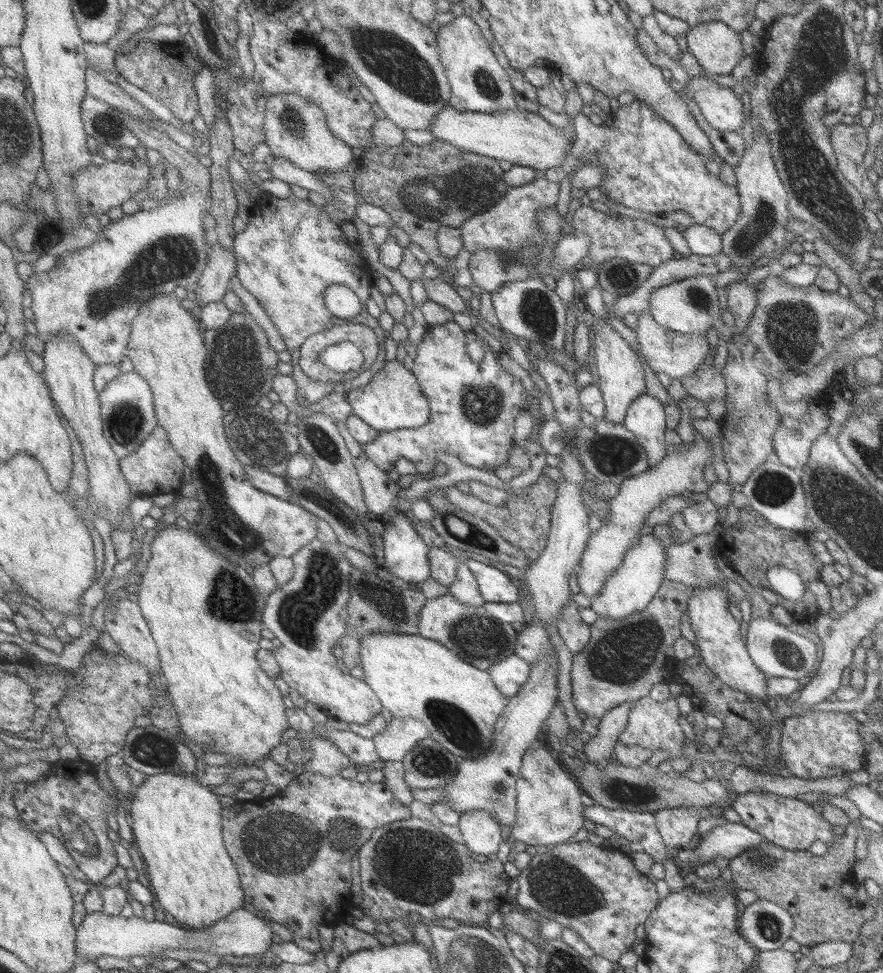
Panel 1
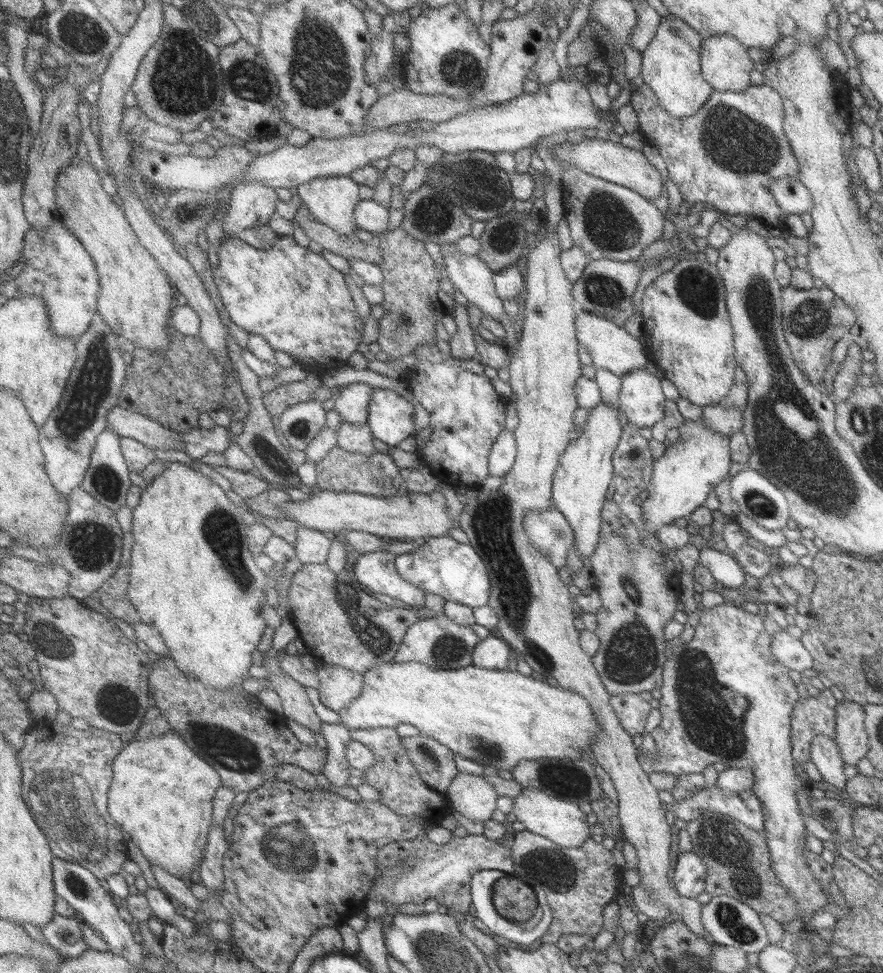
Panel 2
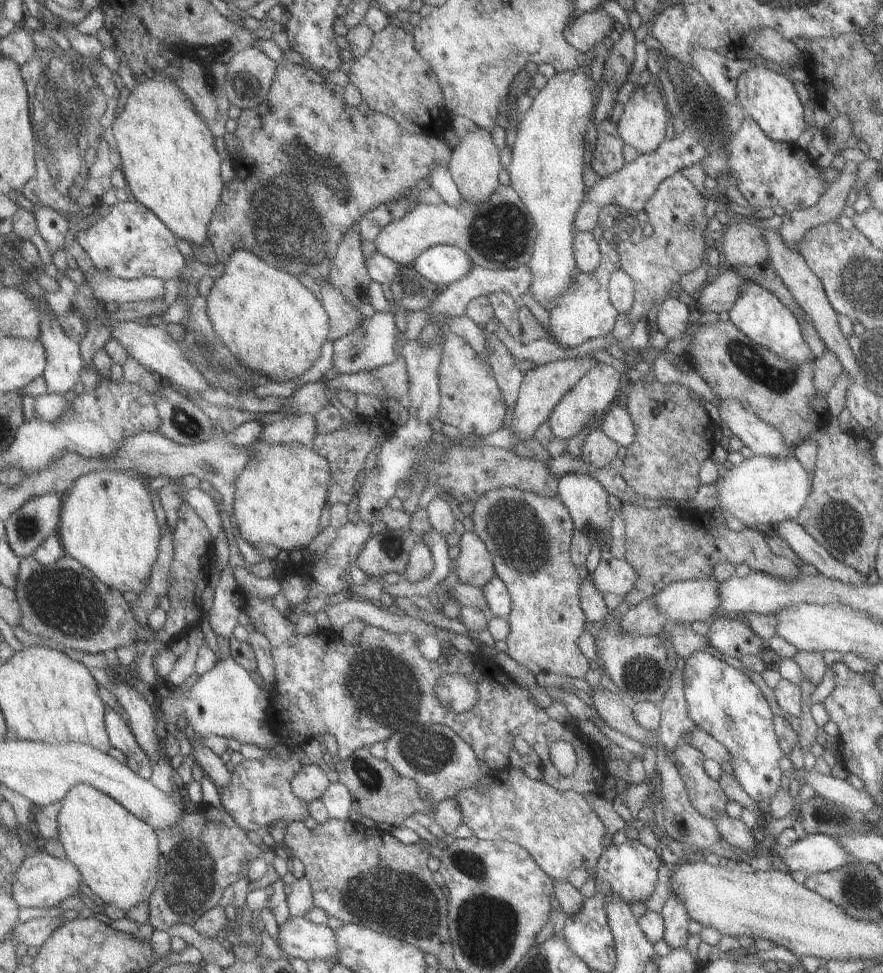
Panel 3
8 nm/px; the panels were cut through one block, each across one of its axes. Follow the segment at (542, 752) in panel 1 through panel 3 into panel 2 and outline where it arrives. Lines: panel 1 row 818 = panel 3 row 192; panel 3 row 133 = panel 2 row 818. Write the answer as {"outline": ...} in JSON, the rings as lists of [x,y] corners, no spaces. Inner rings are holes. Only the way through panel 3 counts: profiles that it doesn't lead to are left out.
{"outline":[[[523,788],[512,798],[512,812],[526,832],[545,838],[563,848],[577,848],[590,839],[586,816],[575,803],[558,799],[537,788]]]}

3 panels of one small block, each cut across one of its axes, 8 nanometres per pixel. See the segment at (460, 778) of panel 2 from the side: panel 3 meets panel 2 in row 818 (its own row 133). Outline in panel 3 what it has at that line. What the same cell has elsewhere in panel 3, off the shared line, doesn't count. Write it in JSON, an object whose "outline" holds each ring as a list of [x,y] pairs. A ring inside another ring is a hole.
{"outline":[[[478,125],[475,131],[467,132],[459,140],[459,144],[452,150],[451,160],[449,160],[448,164],[449,171],[461,192],[462,198],[469,200],[475,206],[479,206],[483,200],[487,200],[499,187],[499,184],[497,184],[497,174],[499,174],[497,150],[491,144],[489,132],[479,128]]]}

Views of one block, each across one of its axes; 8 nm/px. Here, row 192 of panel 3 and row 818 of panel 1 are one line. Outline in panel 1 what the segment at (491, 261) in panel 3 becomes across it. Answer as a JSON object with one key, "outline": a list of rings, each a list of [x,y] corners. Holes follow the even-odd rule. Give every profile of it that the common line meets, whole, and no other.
{"outline":[[[544,656],[529,664],[529,667],[530,674],[526,684],[509,700],[502,716],[494,724],[496,729],[492,748],[479,758],[459,761],[458,774],[449,785],[441,788],[439,803],[450,806],[462,815],[472,810],[489,811],[503,826],[514,825],[517,817],[517,778],[522,758],[535,743],[543,721],[551,714],[558,691],[555,658]]]}

